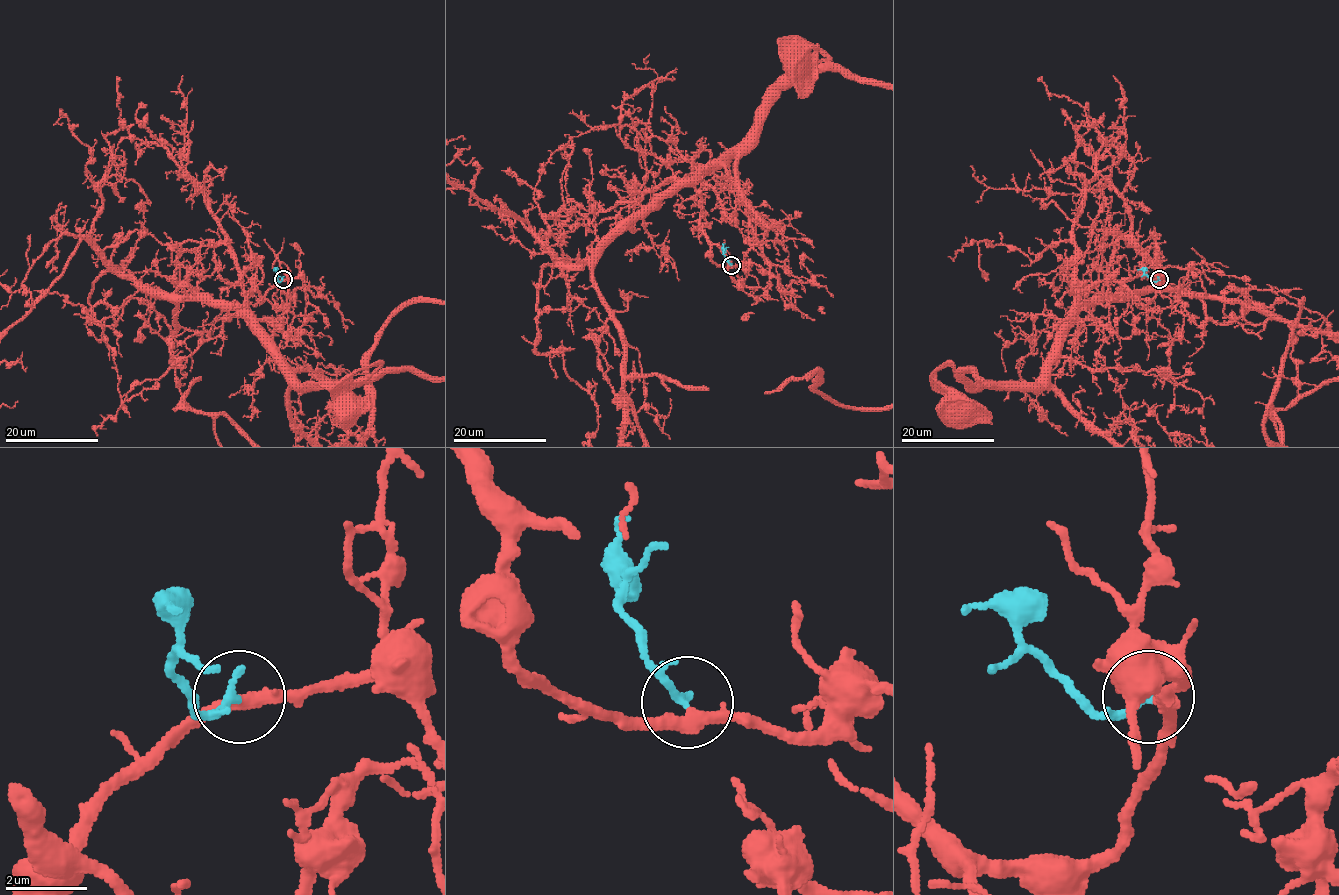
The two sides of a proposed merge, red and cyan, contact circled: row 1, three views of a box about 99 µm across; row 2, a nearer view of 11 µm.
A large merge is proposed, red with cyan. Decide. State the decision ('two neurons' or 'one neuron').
one neuron

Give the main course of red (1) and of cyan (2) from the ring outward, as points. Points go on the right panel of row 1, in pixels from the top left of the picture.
1: (1160, 280), (1153, 298), (1097, 281), (1032, 384), (971, 383), (950, 365), (939, 369), (955, 403)
2: (1158, 280), (1153, 281), (1137, 269)

